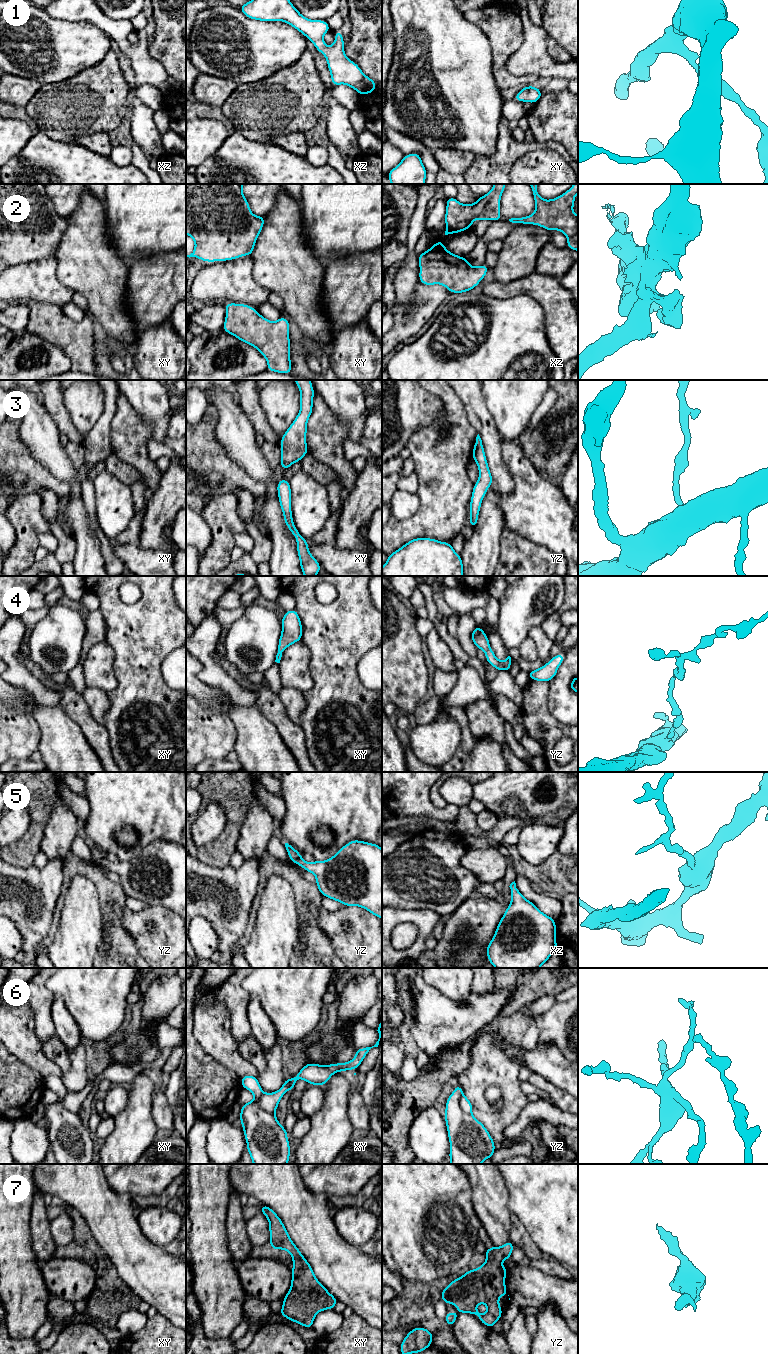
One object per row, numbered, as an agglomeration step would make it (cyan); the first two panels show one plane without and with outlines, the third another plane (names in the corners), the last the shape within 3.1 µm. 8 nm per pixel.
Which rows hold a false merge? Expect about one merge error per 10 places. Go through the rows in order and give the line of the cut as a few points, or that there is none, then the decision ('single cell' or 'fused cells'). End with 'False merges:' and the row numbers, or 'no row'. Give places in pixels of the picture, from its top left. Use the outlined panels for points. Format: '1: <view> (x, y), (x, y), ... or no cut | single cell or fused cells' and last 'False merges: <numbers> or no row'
1: no cut | single cell
2: no cut | single cell
3: no cut | single cell
4: no cut | single cell
5: no cut | single cell
6: no cut | single cell
7: no cut | single cell
False merges: no row

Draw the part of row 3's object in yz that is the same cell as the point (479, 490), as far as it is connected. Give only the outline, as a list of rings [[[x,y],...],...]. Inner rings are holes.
[[[479,434],[476,437],[475,445],[472,452],[472,458],[476,461],[479,470],[479,479],[474,484],[470,501],[469,524],[474,528],[478,523],[478,515],[481,508],[483,497],[487,493],[488,487],[492,485],[493,478],[487,464],[484,447]]]

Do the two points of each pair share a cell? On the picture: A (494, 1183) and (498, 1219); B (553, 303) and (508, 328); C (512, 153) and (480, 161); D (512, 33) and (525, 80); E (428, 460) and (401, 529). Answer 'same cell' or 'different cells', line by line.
A: same cell
B: different cells
C: same cell
D: same cell
E: same cell

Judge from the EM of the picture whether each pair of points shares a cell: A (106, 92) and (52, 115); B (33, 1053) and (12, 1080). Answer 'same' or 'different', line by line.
A: same
B: different

